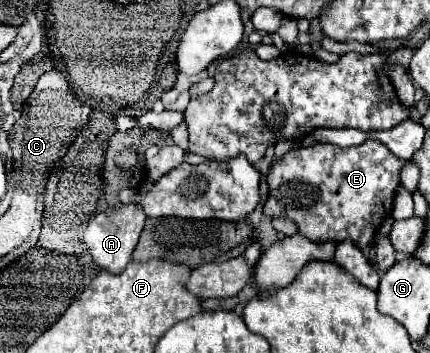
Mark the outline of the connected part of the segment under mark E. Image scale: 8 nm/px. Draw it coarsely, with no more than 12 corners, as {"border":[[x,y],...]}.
{"border":[[380,141],[274,159],[268,217],[368,249],[404,159]]}

